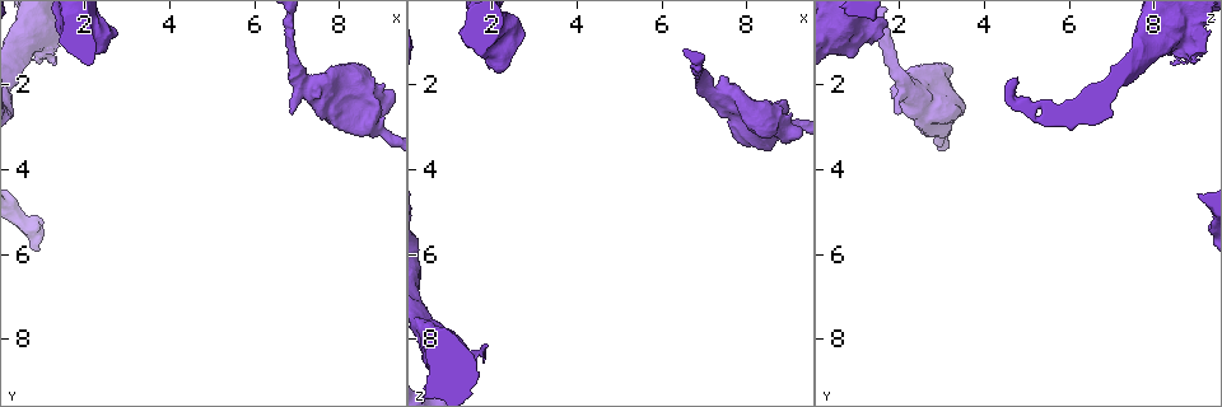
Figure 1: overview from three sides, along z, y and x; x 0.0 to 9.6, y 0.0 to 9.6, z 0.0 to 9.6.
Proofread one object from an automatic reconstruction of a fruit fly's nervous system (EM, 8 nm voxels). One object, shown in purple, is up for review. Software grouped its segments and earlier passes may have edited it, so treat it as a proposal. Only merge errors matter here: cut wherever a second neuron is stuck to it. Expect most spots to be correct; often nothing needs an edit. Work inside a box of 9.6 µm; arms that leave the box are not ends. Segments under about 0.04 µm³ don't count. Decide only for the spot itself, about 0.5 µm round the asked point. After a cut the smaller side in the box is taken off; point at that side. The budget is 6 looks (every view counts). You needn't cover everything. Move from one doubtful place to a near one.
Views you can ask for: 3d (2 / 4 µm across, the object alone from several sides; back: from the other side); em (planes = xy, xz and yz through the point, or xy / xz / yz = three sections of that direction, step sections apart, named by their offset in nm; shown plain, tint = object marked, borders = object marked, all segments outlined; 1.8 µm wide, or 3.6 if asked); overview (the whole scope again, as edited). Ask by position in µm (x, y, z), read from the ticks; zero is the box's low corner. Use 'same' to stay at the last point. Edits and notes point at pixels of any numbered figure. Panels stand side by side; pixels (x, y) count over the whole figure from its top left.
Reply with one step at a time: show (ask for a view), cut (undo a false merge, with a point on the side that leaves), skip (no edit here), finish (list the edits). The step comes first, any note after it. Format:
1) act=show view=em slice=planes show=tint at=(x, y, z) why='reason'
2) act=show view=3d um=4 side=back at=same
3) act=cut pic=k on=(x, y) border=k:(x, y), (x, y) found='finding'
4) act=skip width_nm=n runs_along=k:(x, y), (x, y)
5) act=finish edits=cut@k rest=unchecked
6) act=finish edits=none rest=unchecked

act=show view=em um=3.6 slice=planes show=tint at=(0.70, 0.85, 8.10)

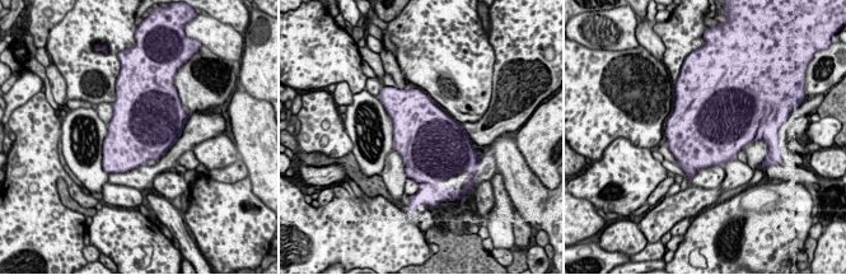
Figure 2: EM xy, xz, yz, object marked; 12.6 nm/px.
act=skip found='one neuron here'

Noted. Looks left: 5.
act=show view=3d um=4 at=(2.05, 0.75, 1.05) why='thick turns thin'

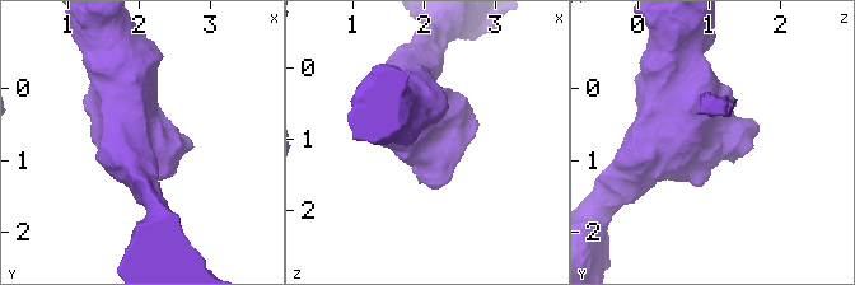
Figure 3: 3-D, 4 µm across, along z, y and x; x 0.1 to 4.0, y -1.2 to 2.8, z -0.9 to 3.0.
act=show view=em um=3.6 slice=planes show=plain at=(2.00, 0.70, 1.05)

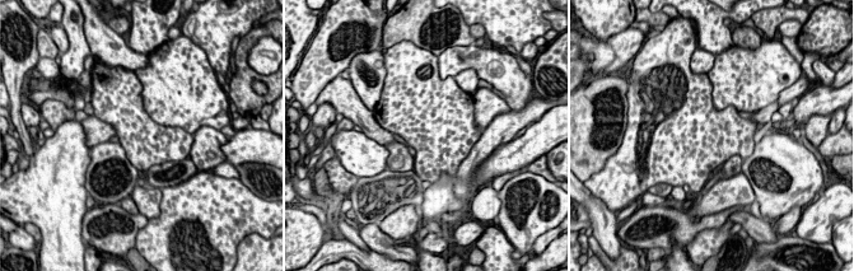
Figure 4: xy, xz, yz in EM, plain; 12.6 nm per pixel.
act=show view=em um=3.6 slice=planes show=tint at=same why='with the object marked'

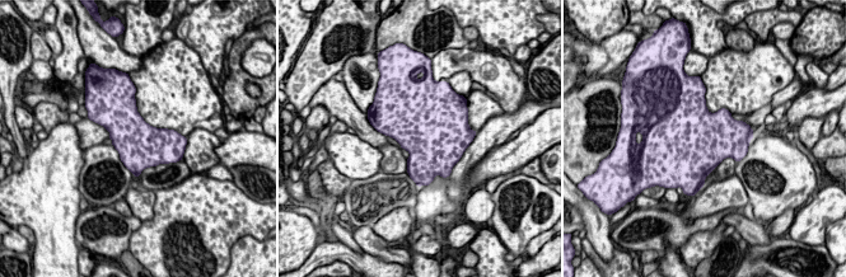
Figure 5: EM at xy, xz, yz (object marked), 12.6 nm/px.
act=skip found='all the same neuron'

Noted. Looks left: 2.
act=show view=em um=3.6 slice=planes show=tint at=(6.95, 1.85, 2.05)

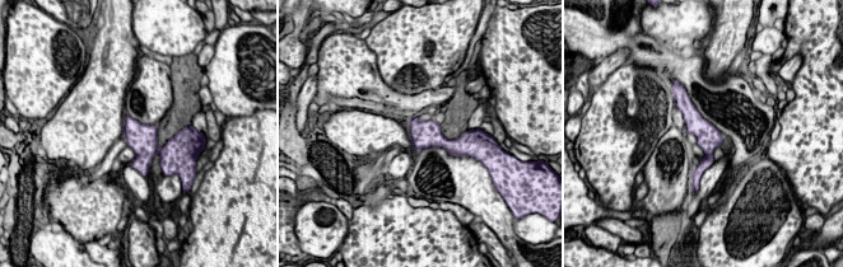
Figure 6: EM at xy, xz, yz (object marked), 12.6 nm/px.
act=skip runs_along=6:(687, 103), (708, 137), (698, 169) found='one neuron here'

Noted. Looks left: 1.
act=finish edits=none rest=unchecked

